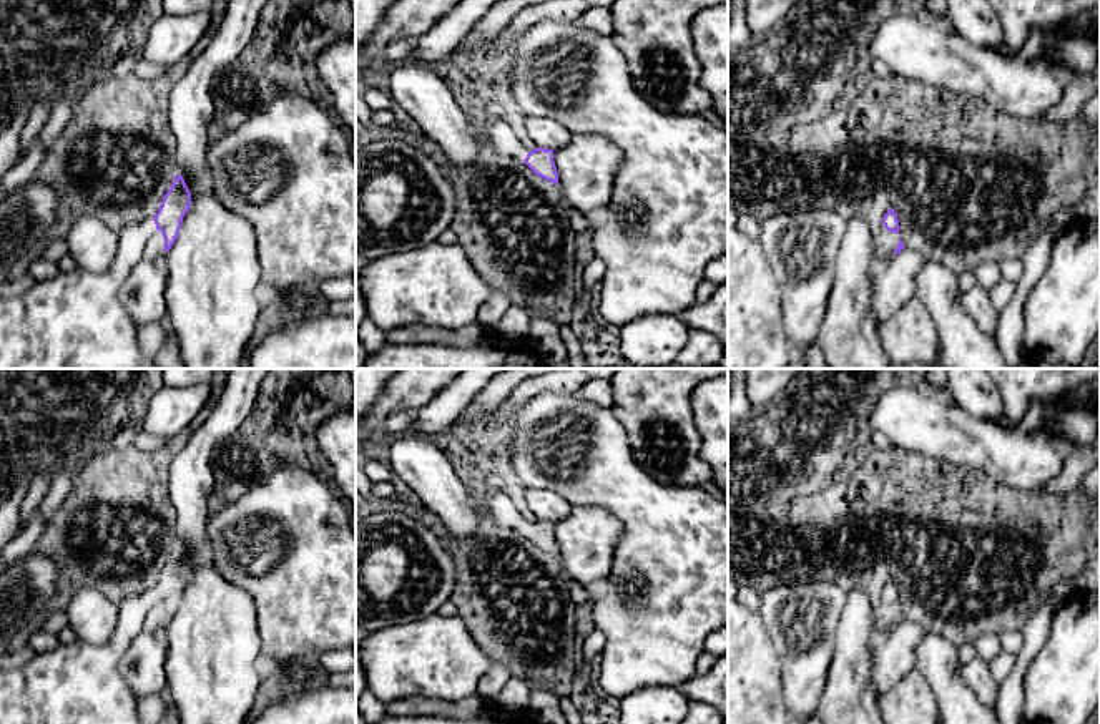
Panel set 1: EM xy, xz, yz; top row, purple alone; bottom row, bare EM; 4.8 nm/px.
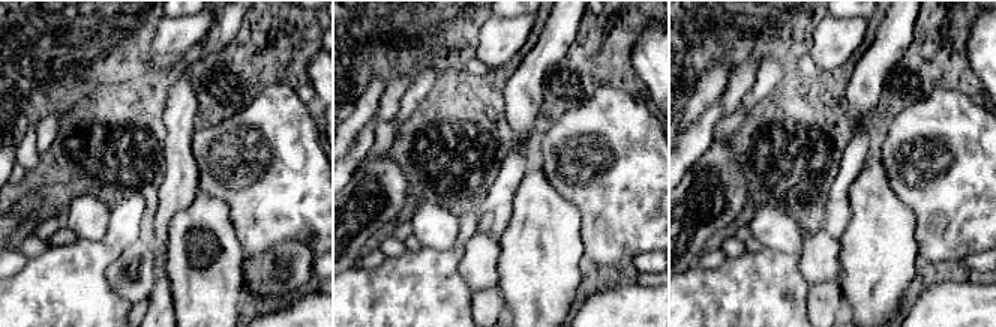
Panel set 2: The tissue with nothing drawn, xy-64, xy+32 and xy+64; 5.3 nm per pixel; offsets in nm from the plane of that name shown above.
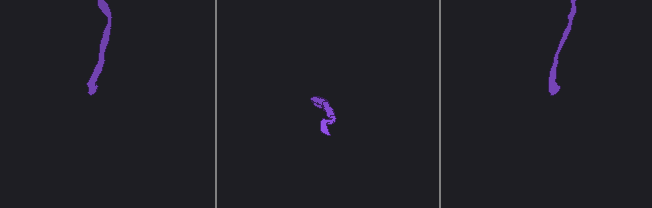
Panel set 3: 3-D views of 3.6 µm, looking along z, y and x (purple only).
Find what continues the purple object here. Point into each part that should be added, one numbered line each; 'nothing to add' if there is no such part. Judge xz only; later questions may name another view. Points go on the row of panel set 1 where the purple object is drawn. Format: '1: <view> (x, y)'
1: xz (500, 136)

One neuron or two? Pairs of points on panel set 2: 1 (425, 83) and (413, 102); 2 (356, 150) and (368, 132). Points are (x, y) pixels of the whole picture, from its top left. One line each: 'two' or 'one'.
1: one
2: one

